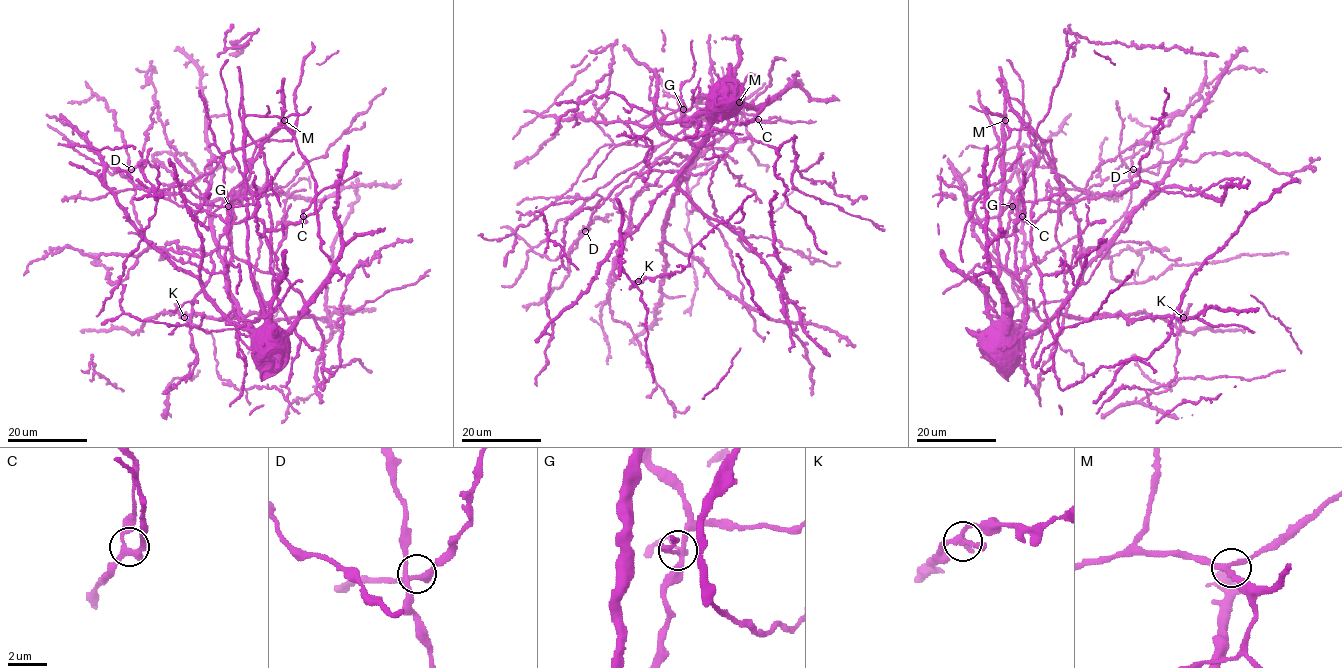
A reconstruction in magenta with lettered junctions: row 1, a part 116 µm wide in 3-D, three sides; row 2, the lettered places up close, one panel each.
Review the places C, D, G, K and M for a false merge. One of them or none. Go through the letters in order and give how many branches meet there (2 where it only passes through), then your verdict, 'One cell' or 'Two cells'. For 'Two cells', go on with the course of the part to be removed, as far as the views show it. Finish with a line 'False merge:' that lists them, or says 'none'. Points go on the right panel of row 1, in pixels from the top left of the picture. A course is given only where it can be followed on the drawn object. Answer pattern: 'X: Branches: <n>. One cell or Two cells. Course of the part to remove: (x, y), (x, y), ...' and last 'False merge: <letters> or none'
C: Branches: 3. One cell
D: Branches: 4. One cell
G: Branches: 4. Two cells. Course of the part to remove: (1012, 206), (1026, 201)
K: Branches: 4. One cell
M: Branches: 3. One cell
False merge: G

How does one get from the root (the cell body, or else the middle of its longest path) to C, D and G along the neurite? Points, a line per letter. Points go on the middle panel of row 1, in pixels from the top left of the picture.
C: (717, 90), (710, 100), (707, 144), (719, 131), (726, 129), (728, 114), (720, 112), (754, 114), (758, 119)
D: (717, 90), (720, 99), (698, 100), (694, 124), (726, 128), (735, 144), (699, 174), (630, 174), (585, 231)
G: (717, 90), (711, 94), (707, 109), (700, 111), (691, 124), (684, 121), (679, 109), (683, 103), (683, 109)

